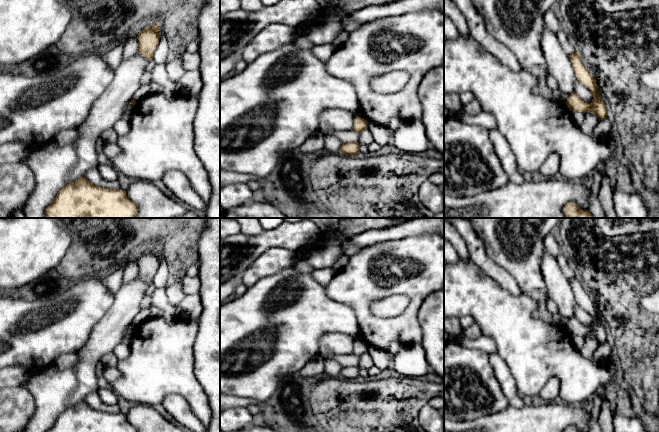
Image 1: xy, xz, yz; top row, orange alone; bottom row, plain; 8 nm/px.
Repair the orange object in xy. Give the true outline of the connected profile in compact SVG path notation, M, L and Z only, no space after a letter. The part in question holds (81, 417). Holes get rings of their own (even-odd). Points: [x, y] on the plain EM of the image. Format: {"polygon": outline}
{"polygon": "M85 401L64 410L47 432L137 432L122 413L95 410Z"}

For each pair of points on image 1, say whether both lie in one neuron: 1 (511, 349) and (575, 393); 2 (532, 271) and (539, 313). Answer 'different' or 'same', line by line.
1: same
2: same

